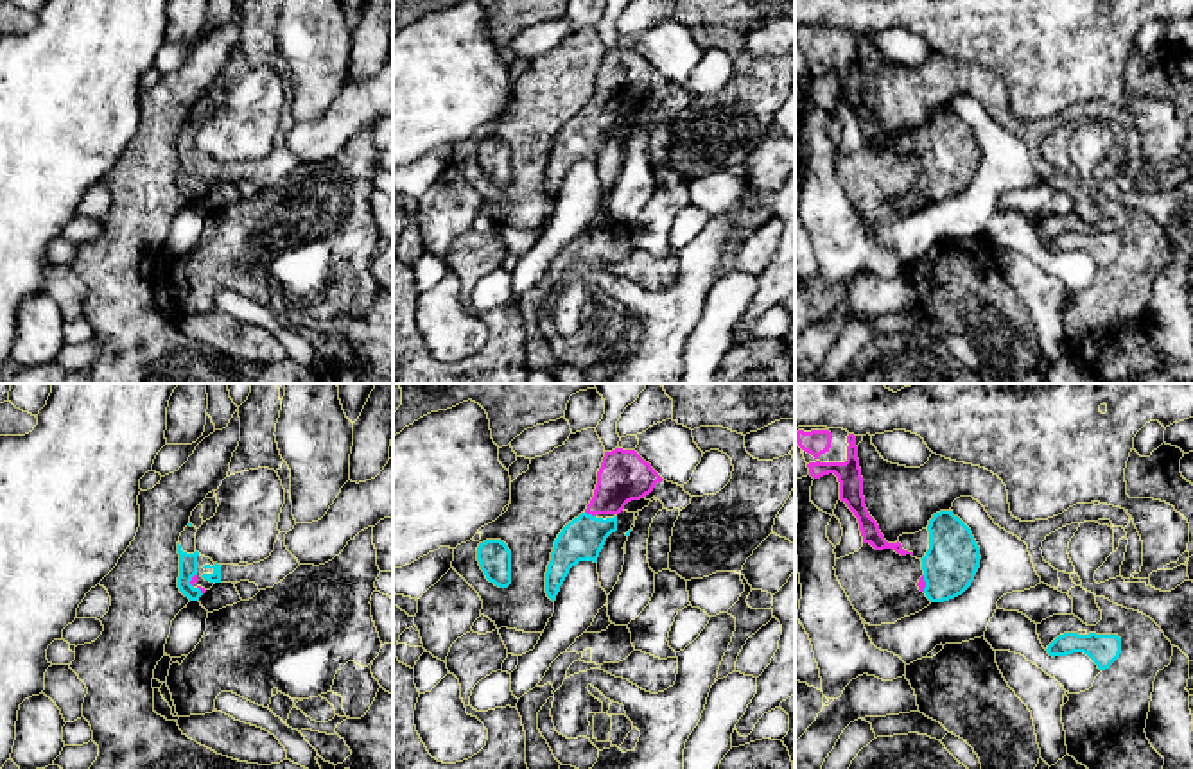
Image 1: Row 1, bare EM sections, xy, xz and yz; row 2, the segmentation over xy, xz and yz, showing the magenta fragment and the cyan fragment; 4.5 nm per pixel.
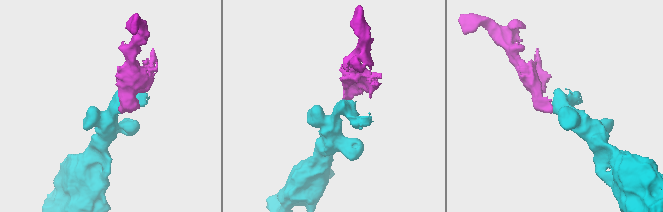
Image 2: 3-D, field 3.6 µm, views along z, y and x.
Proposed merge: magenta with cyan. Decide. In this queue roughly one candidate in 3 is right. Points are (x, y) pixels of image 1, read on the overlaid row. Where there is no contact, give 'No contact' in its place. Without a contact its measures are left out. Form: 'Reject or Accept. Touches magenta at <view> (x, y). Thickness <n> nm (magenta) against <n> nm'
Accept. Touches magenta at xz (591, 513). Thickness 220 nm (magenta) against 190 nm

